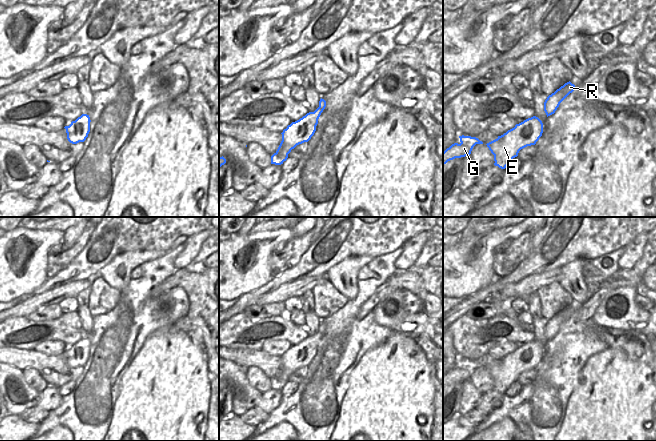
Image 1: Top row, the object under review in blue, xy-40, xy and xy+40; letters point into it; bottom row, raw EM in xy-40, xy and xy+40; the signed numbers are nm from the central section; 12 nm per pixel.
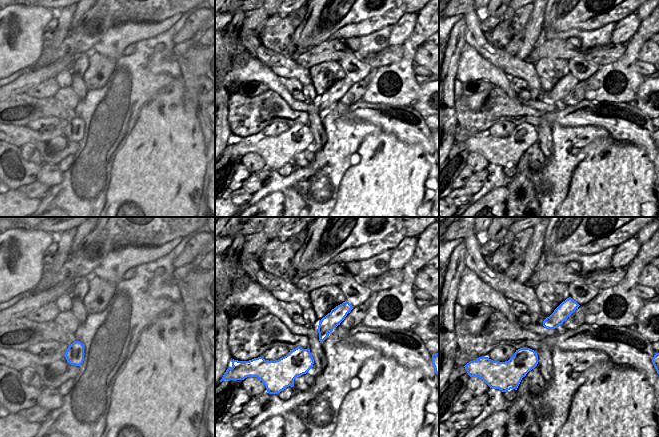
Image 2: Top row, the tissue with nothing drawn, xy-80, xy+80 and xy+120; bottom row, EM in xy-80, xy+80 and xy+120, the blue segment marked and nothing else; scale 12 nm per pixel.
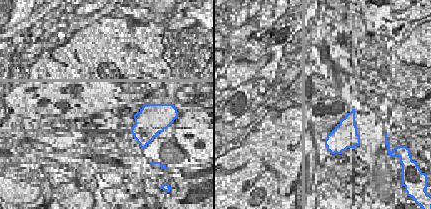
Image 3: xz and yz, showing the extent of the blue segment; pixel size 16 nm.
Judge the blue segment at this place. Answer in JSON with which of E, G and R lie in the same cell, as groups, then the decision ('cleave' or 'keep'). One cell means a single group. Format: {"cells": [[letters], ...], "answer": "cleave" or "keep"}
{"cells": [["E", "G", "R"]], "answer": "keep"}

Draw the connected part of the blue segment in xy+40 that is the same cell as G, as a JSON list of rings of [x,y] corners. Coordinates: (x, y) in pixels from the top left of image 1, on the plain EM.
[[[462,359],[459,360],[459,362],[461,366],[460,368],[454,367],[443,376],[443,389],[455,382],[470,379],[476,368],[483,368],[483,366],[476,361]]]

